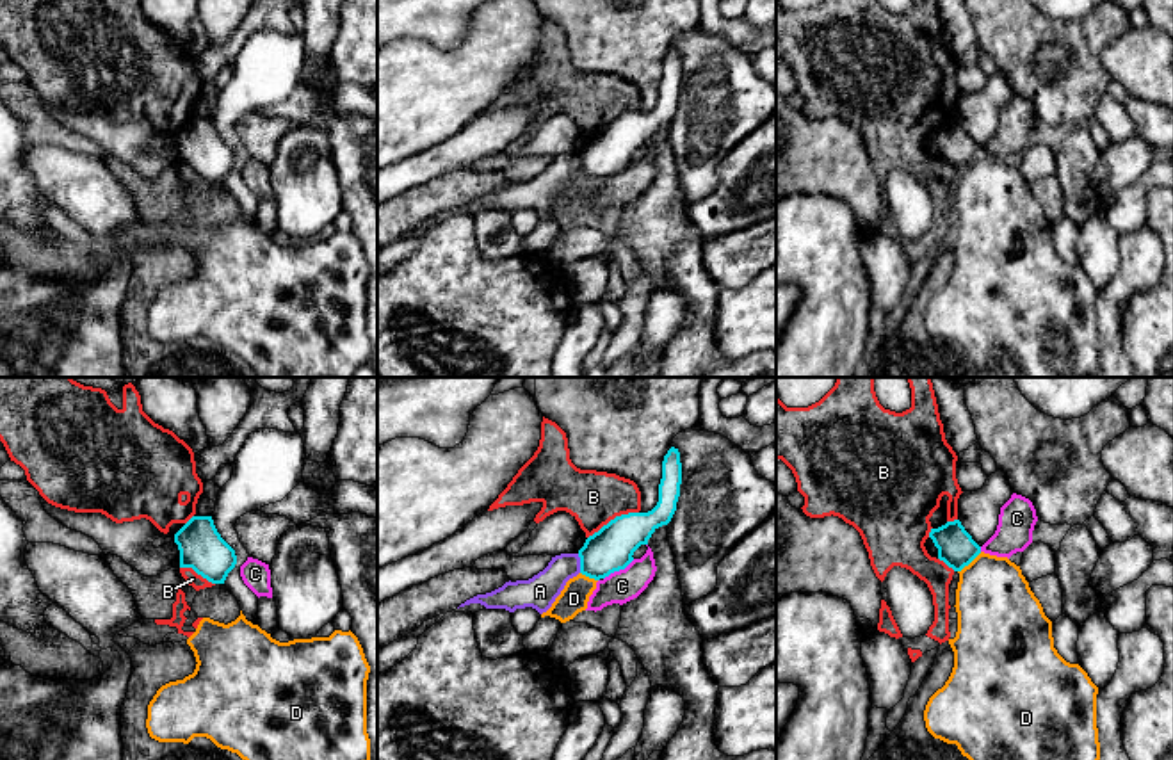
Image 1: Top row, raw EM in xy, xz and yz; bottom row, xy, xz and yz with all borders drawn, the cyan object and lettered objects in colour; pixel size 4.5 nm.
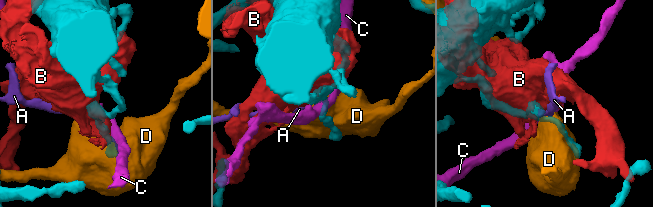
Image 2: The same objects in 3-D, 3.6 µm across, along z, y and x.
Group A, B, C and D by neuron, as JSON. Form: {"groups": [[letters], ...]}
{"groups": [["A"], ["B"], ["C"], ["D"]]}

